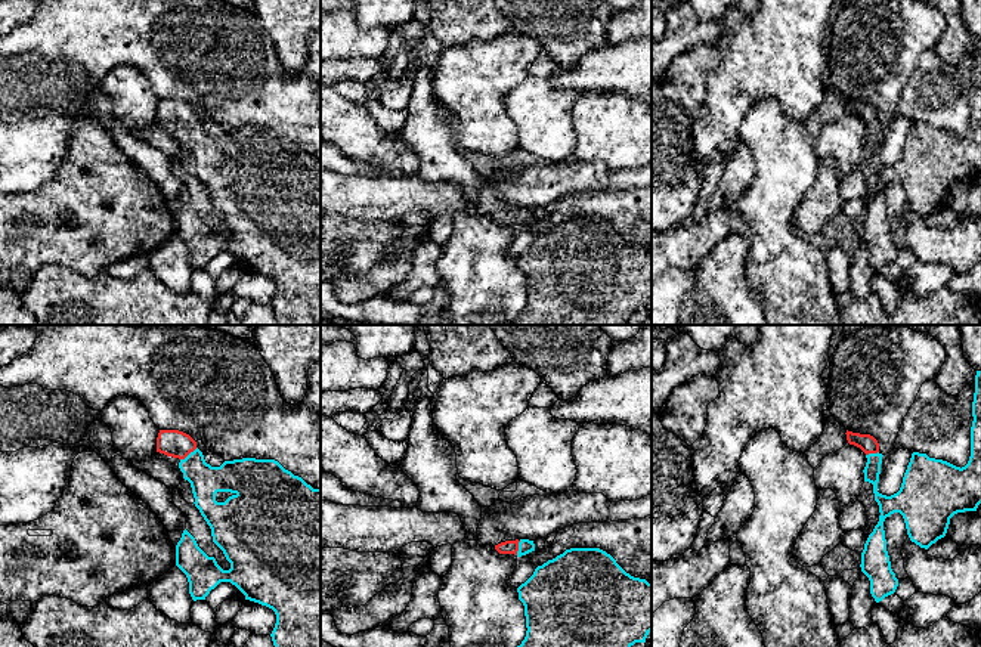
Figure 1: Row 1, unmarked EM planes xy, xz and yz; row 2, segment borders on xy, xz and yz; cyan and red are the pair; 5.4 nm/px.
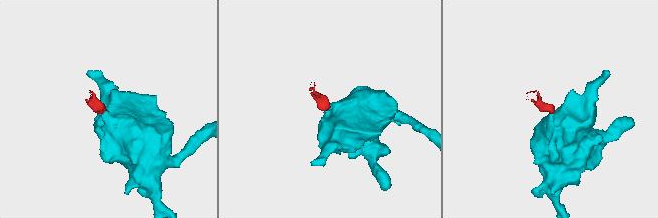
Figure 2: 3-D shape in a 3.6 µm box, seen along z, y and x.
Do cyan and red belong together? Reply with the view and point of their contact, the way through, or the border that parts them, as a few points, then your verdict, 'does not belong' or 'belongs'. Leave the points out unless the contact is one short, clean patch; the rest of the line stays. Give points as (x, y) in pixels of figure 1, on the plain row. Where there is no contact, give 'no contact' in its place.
contact xy (189, 123); way xy (206, 149), (195, 139), (189, 123), (175, 113); belongs

